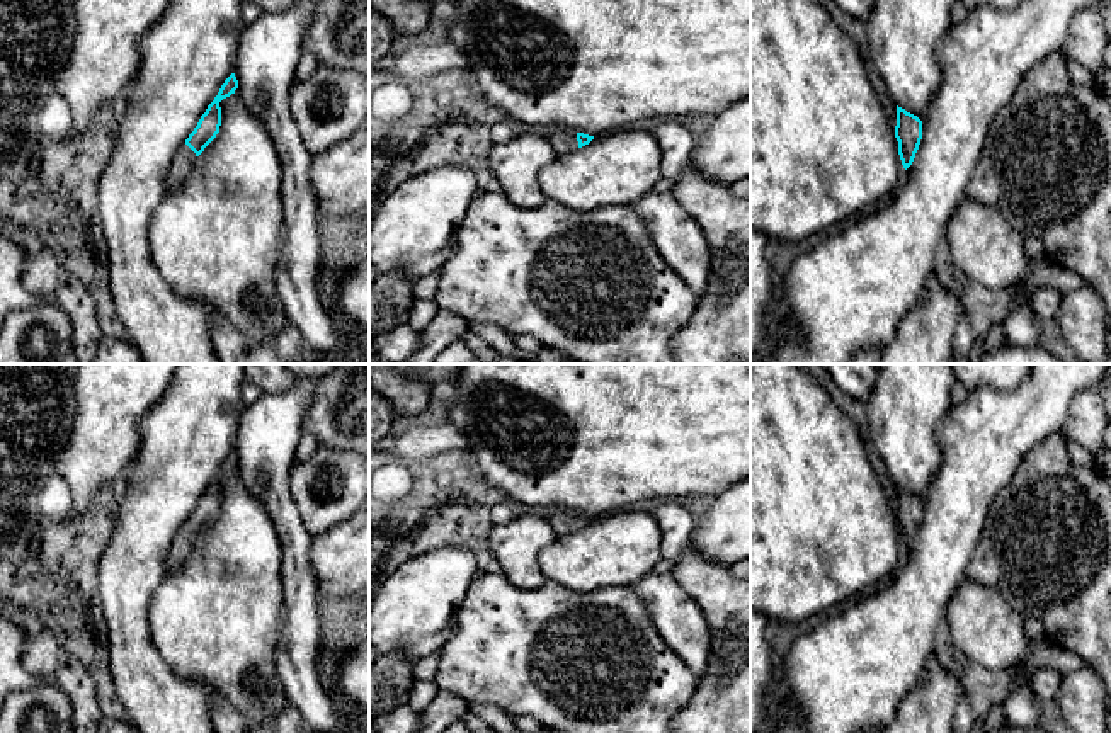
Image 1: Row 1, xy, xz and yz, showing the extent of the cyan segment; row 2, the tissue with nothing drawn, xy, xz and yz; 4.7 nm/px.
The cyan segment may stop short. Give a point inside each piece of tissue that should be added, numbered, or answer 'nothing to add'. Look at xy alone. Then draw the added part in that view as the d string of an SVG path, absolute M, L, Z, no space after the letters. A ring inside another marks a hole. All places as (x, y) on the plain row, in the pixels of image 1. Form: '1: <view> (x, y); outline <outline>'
1: xy (182, 543); outline M182 526L172 541L168 558L163 568L165 577L174 577L179 571L180 565L191 553L194 543L196 534L187 526Z

